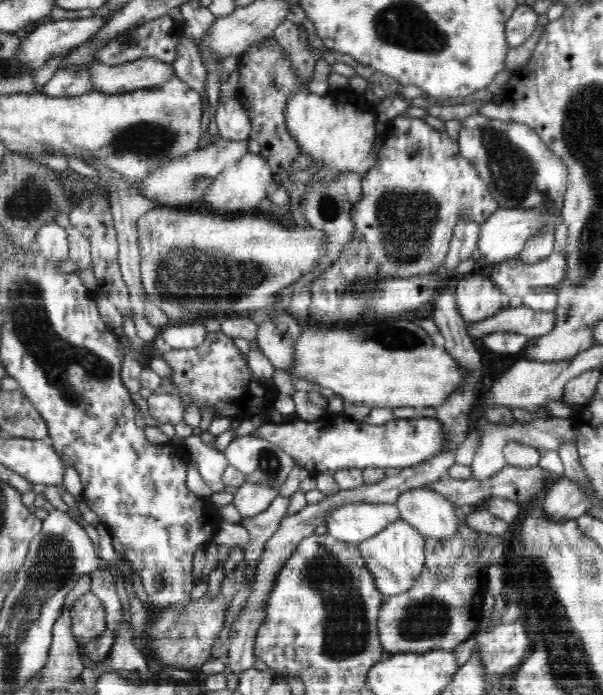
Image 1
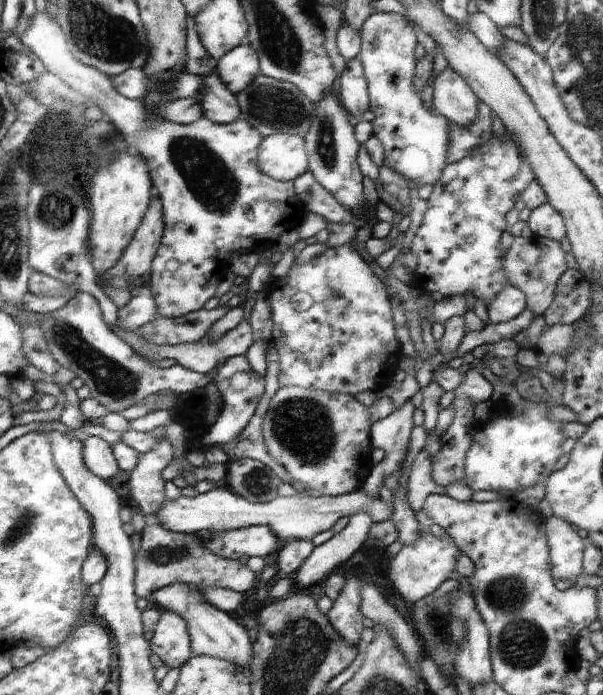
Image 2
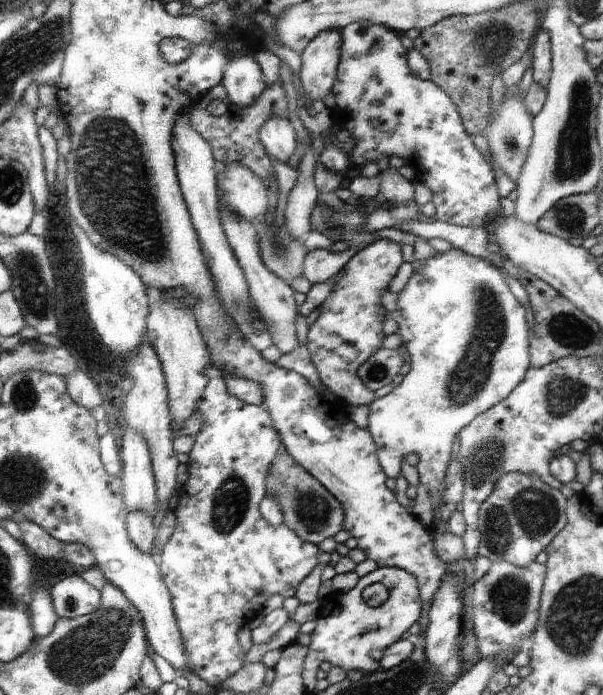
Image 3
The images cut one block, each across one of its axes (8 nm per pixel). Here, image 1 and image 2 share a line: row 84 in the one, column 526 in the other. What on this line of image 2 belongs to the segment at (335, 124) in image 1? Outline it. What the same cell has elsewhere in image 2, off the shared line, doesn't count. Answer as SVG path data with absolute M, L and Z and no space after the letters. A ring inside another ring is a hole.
M504 286L504 292L488 304L490 323L508 322L518 317L526 309L526 296L516 286Z

